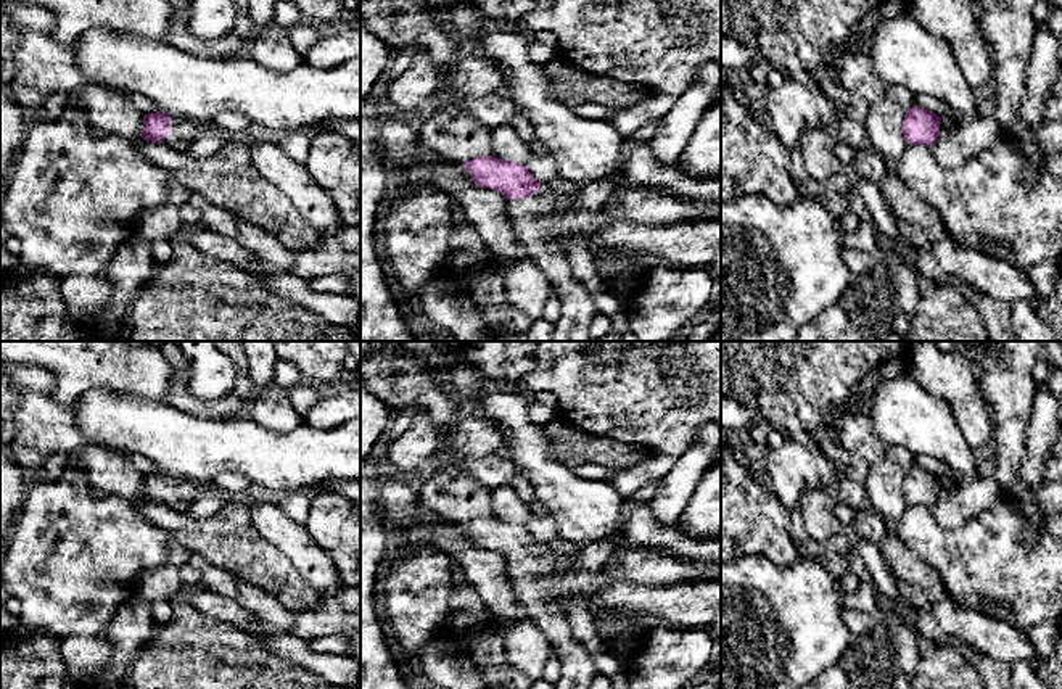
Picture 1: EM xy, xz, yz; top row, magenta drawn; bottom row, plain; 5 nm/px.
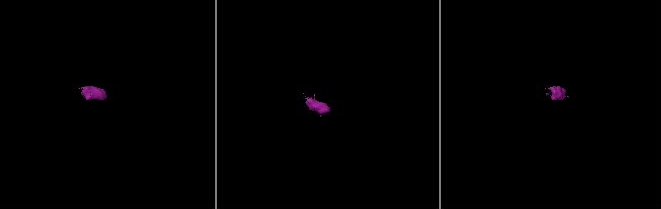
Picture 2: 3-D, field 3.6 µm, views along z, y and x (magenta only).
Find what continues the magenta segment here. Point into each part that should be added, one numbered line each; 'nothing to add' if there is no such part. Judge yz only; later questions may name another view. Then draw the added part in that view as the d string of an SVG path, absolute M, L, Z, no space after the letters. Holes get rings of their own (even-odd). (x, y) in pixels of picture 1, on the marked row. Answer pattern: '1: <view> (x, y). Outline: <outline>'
1: yz (946, 121). Outline: M943 116L940 121L940 134L949 134L953 130L953 116Z

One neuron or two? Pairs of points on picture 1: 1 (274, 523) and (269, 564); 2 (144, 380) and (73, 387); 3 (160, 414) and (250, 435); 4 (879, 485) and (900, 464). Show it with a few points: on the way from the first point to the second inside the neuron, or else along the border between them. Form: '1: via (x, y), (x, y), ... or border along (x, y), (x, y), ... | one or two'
1: border along (250, 514), (256, 530), (298, 572) | two
2: via (126, 377), (90, 377) | one
3: via (182, 435), (227, 435) | one
4: via (884, 480), (895, 469) | one

